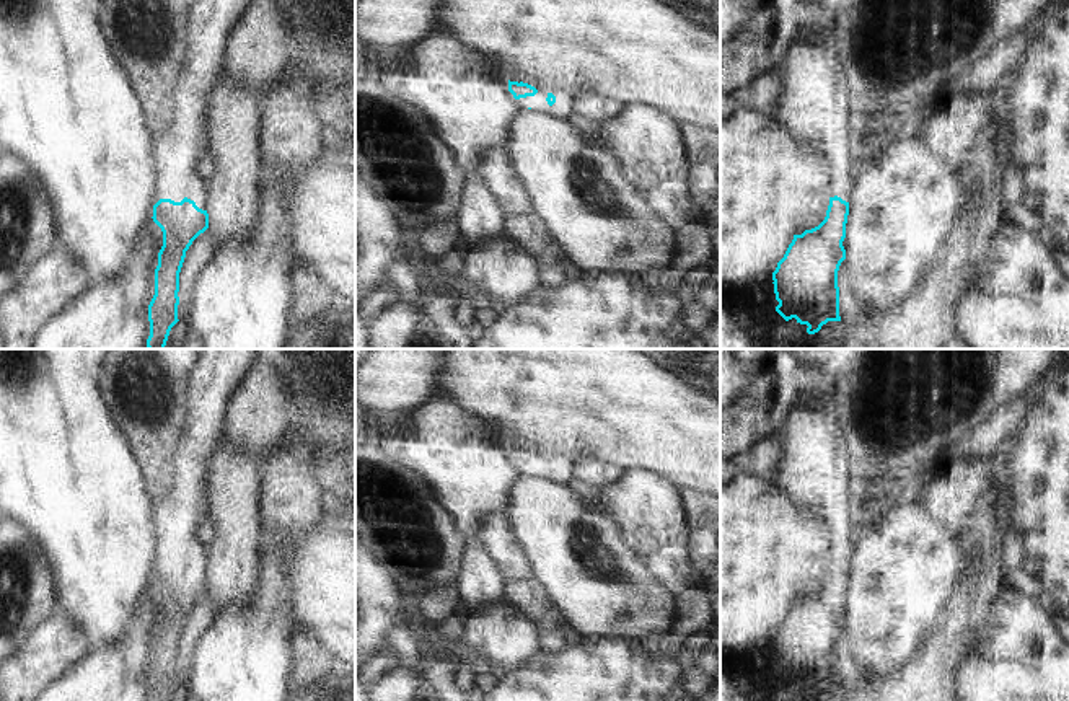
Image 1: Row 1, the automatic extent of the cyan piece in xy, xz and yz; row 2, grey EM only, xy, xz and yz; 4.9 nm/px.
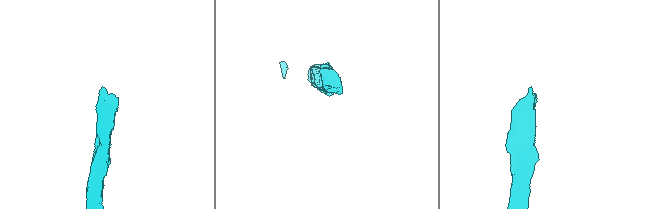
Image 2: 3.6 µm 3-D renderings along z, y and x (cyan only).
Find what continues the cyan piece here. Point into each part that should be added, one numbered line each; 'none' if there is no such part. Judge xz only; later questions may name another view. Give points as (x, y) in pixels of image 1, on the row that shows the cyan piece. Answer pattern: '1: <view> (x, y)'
1: xz (559, 108)

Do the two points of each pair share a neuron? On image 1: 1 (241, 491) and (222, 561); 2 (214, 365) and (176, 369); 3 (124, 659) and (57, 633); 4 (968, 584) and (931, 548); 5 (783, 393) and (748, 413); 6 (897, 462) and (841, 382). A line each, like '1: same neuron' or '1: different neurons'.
1: same neuron
2: different neurons
3: different neurons
4: different neurons
5: same neuron
6: same neuron

